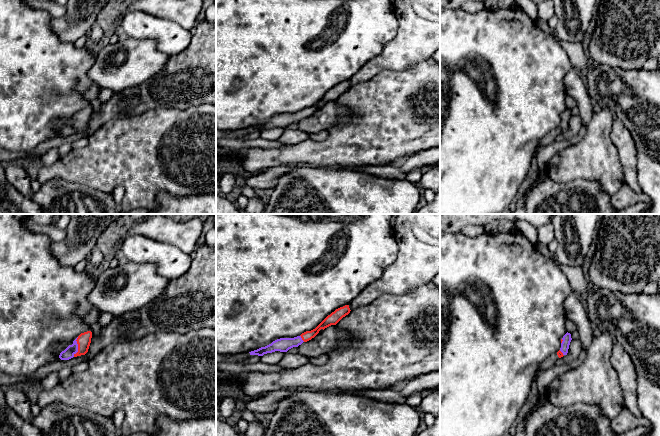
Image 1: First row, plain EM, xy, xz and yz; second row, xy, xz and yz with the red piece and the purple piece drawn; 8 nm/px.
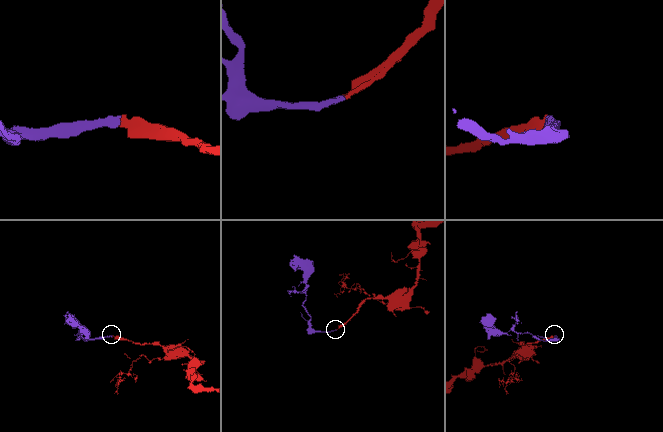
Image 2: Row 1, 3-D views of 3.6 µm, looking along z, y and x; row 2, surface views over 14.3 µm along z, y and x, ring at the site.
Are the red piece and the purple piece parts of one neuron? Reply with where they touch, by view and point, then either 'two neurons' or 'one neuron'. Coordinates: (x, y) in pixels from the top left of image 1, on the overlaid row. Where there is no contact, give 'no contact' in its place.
xy (78, 347) | one neuron

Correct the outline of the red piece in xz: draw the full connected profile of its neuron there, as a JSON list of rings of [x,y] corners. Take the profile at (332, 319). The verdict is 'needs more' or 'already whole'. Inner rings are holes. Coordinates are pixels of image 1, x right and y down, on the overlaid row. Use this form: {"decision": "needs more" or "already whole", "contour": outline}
{"decision": "needs more", "contour": [[[345,305],[336,309],[330,315],[328,315],[315,329],[311,331],[306,331],[302,333],[300,336],[294,338],[280,338],[273,341],[271,344],[261,347],[257,350],[249,352],[250,355],[258,355],[263,356],[267,353],[272,353],[275,351],[287,352],[289,349],[293,347],[298,347],[303,342],[307,342],[314,338],[321,329],[325,329],[331,325],[336,325],[343,317],[350,313],[349,305]]]}

